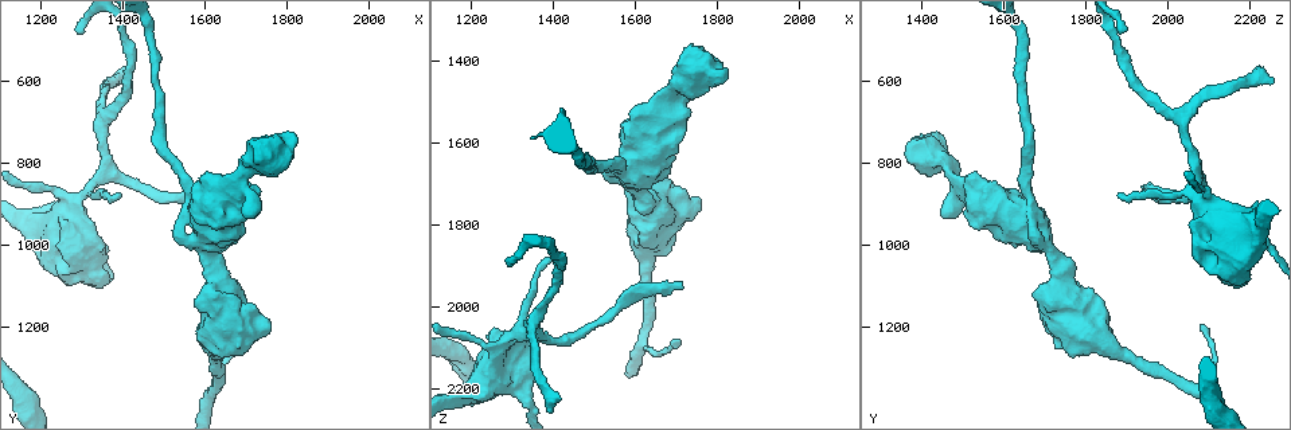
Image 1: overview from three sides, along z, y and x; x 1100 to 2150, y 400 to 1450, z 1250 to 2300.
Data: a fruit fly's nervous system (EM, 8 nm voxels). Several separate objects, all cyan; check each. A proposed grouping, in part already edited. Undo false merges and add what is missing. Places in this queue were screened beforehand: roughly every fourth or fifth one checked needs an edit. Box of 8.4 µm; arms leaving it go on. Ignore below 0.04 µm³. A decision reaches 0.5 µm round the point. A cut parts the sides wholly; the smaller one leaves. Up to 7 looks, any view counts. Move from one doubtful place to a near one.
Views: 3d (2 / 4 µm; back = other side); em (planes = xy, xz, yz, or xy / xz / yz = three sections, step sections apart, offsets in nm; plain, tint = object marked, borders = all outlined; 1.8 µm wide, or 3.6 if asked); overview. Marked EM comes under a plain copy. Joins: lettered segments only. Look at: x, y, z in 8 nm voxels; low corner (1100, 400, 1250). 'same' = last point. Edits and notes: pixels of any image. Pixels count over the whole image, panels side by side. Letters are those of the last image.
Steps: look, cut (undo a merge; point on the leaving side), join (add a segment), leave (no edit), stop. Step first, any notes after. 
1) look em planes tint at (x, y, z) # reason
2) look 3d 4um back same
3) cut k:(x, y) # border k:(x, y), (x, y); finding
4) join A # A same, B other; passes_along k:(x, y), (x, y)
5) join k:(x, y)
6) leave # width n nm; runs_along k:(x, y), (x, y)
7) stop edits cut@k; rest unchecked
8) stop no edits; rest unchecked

look em planes borders at (1695, 930, 1460) # stops while still wide

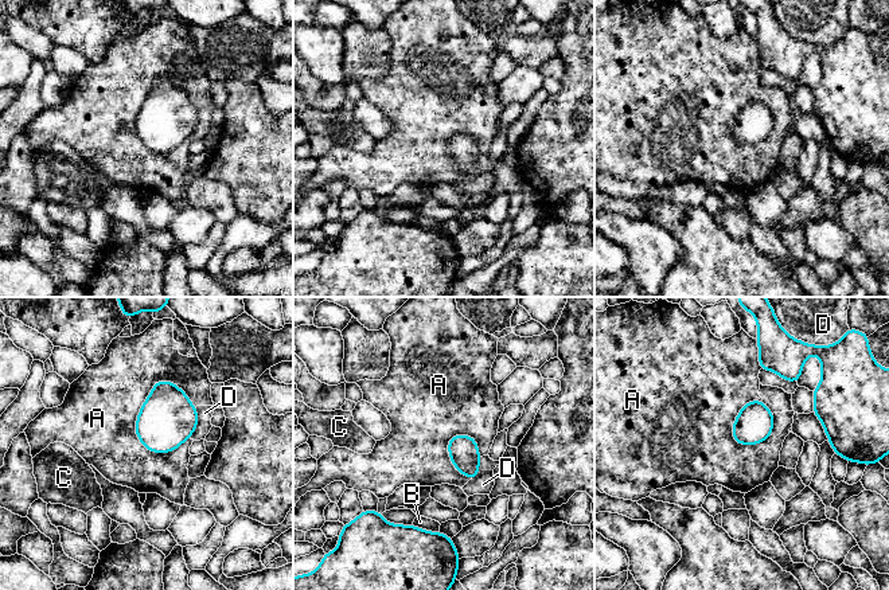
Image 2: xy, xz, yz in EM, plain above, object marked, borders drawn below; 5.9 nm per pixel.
leave # longest_contact A 460 nm; A other, B other, C other, D other; none of them fits

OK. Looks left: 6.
look 3d 2um at (1715, 860, 1930) # long arm stops here

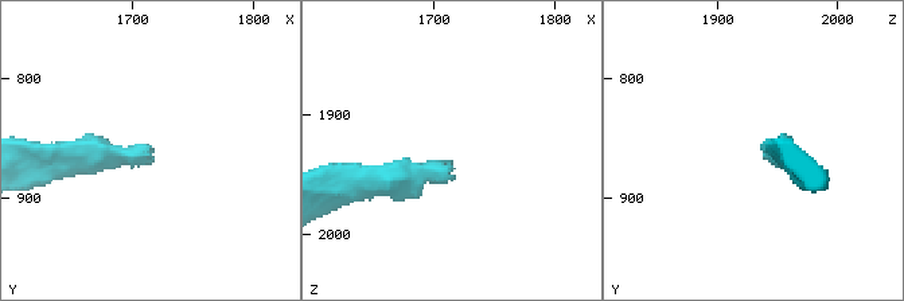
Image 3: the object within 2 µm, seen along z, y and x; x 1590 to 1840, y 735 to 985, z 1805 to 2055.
look em planes borders at (1716, 866, 1936)

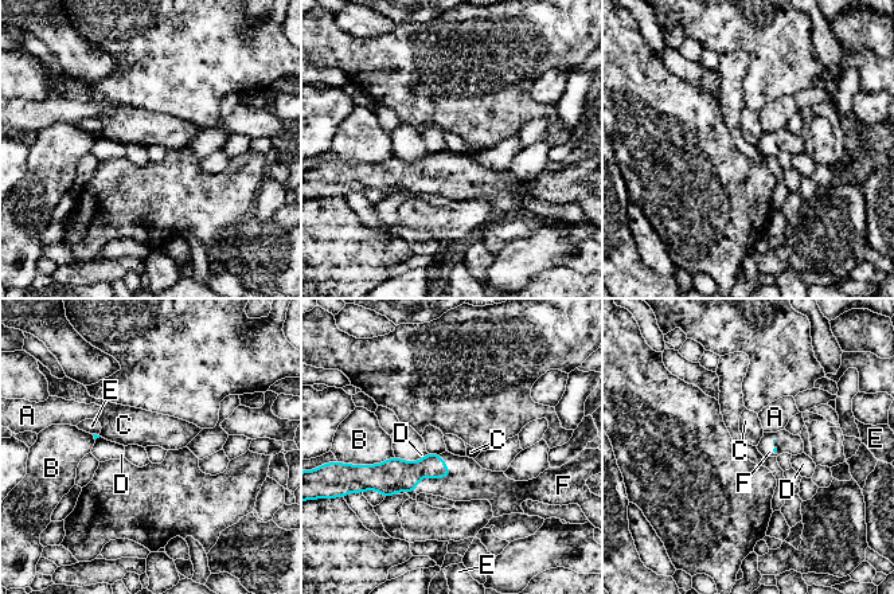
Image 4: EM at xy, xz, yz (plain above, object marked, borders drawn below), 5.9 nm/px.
join F # longest_contact F 280 nm; A other, B other, C other, D other, E other, F same; the neuron continues

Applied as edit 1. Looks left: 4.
look em 3.6um xz step 16 tint at (1270, 1010, 2155) # thick turns thin

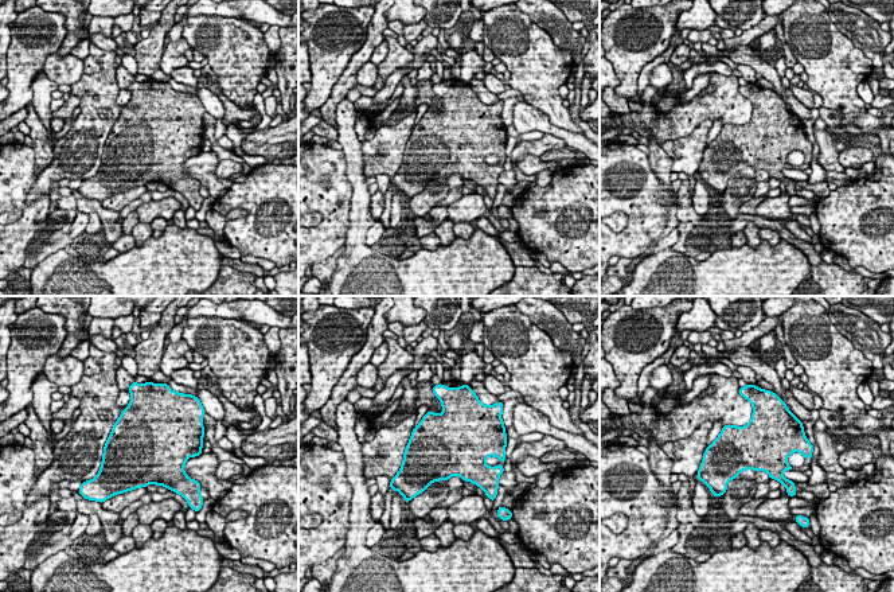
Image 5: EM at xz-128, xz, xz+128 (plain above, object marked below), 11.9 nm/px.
look em 3.6um planes borders same

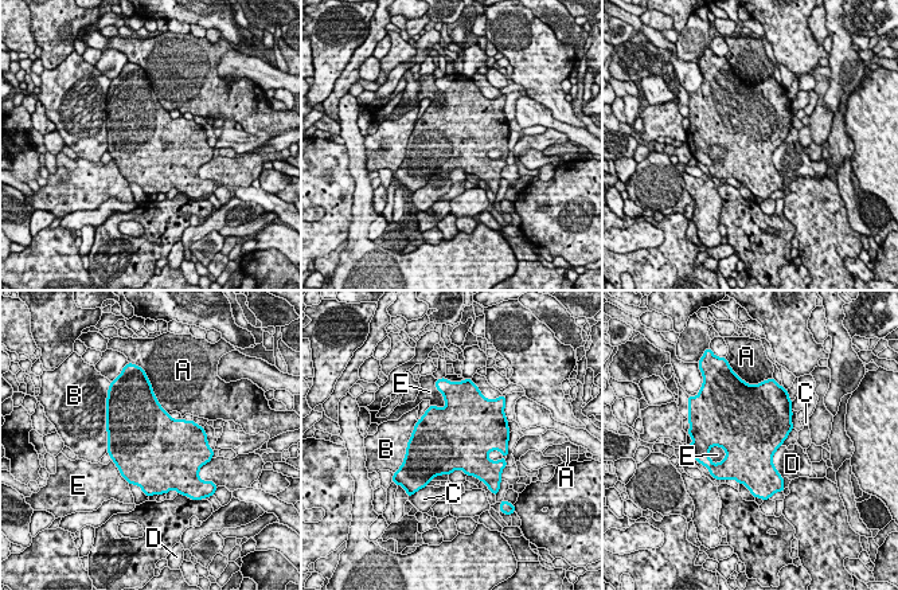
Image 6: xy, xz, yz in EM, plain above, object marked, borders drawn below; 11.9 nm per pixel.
leave # A other, B other, C other, D other, E other; border 6:(781, 444), (773, 467), (783, 477); continuous, no second neuron

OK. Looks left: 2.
stop edits join@4; rest unchecked

